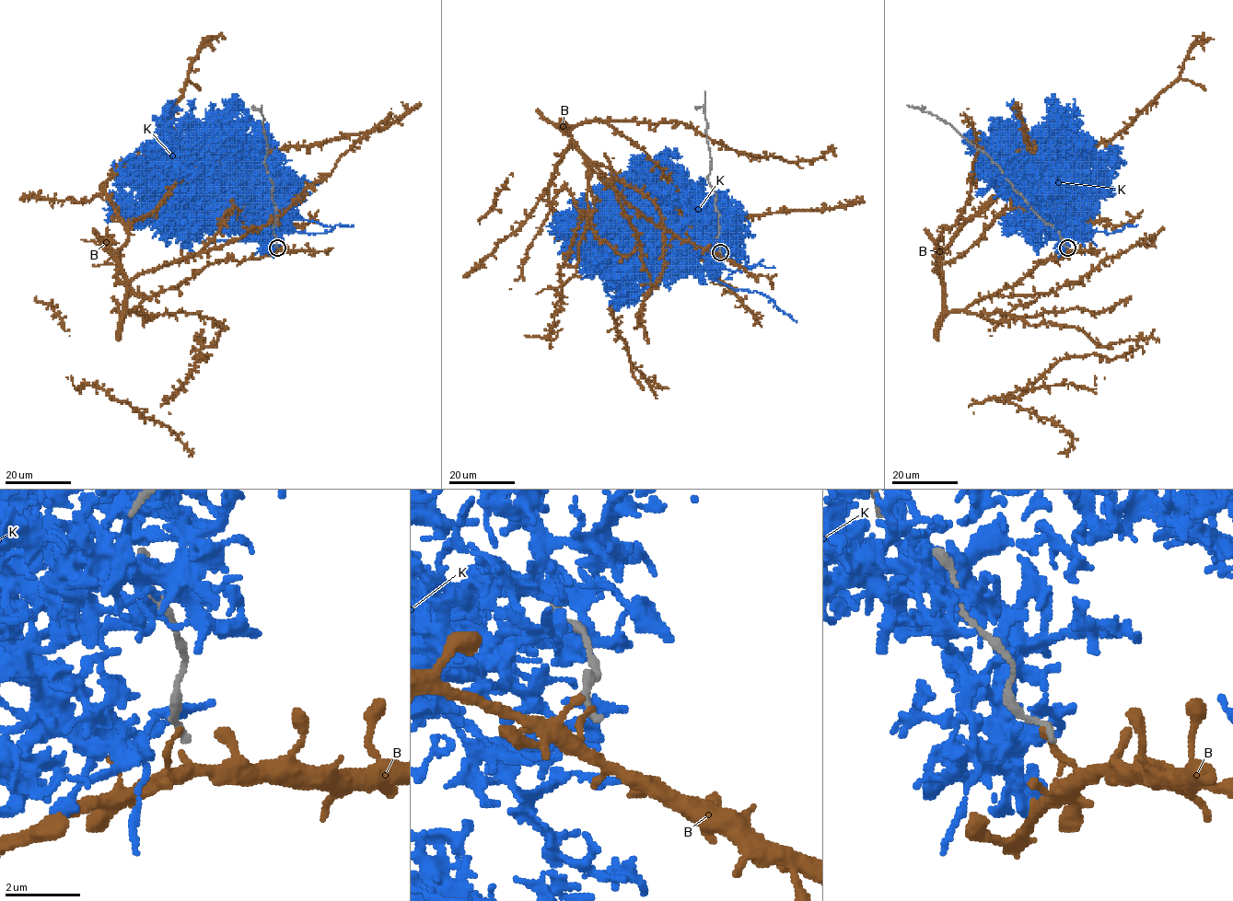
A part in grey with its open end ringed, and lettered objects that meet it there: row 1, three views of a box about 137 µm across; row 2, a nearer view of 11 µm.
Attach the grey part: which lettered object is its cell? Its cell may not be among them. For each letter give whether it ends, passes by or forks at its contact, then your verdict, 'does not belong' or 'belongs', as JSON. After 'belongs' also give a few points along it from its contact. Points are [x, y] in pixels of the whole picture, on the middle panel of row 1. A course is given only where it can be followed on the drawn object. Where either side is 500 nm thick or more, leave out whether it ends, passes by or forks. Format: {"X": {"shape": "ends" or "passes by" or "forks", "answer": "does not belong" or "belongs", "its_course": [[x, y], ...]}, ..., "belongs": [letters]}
{"B": {"shape": "ends", "answer": "does not belong"}, "K": {"shape": "ends", "answer": "does not belong"}, "belongs": []}

